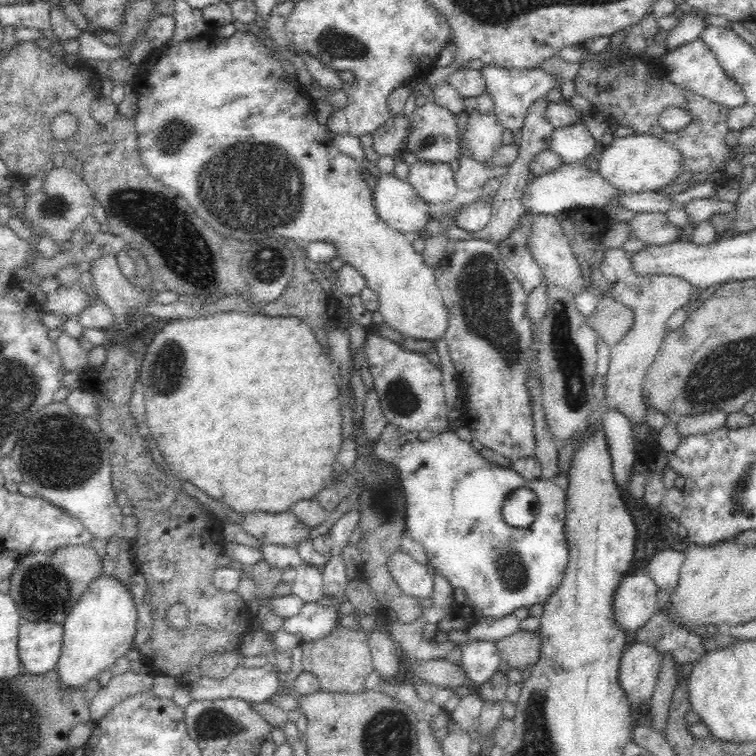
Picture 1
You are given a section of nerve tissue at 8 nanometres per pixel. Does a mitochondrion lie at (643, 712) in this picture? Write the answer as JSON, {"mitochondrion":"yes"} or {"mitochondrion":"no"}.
{"mitochondrion":"no"}

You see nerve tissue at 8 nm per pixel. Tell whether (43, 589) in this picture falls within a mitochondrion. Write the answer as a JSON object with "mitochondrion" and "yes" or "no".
{"mitochondrion":"yes"}

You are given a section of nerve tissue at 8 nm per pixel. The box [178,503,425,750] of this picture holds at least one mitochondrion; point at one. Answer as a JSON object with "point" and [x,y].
{"point":[212,722]}

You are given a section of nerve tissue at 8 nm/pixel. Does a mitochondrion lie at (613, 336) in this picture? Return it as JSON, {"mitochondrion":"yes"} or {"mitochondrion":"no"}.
{"mitochondrion":"no"}

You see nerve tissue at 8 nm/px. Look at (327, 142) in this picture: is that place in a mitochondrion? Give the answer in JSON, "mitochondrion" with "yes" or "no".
{"mitochondrion":"no"}

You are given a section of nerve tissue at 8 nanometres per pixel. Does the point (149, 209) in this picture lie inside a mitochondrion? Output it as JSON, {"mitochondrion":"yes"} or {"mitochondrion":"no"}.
{"mitochondrion":"yes"}

